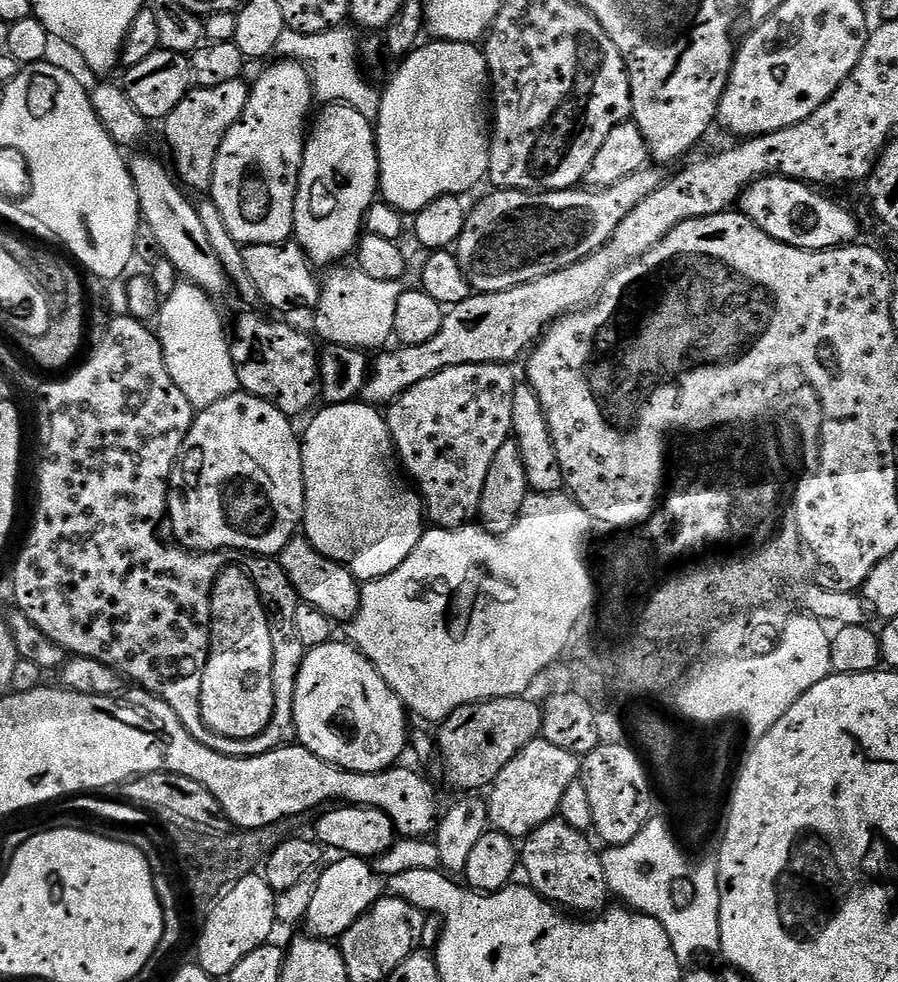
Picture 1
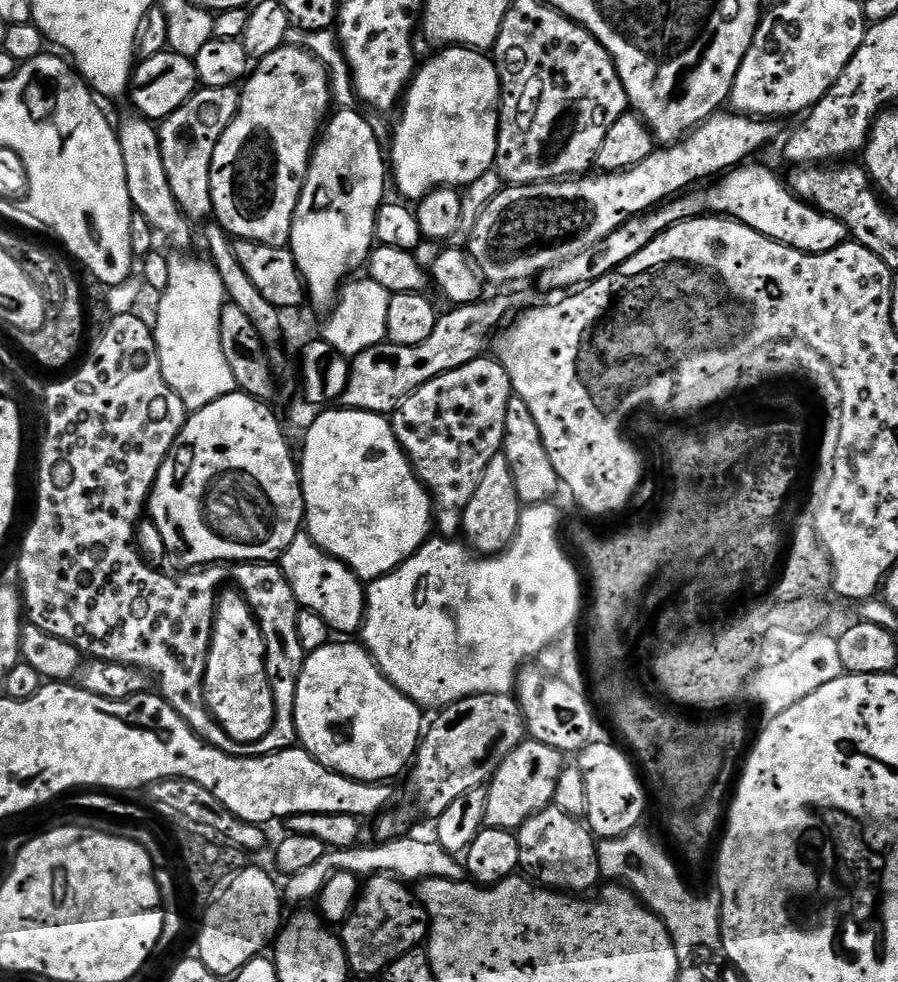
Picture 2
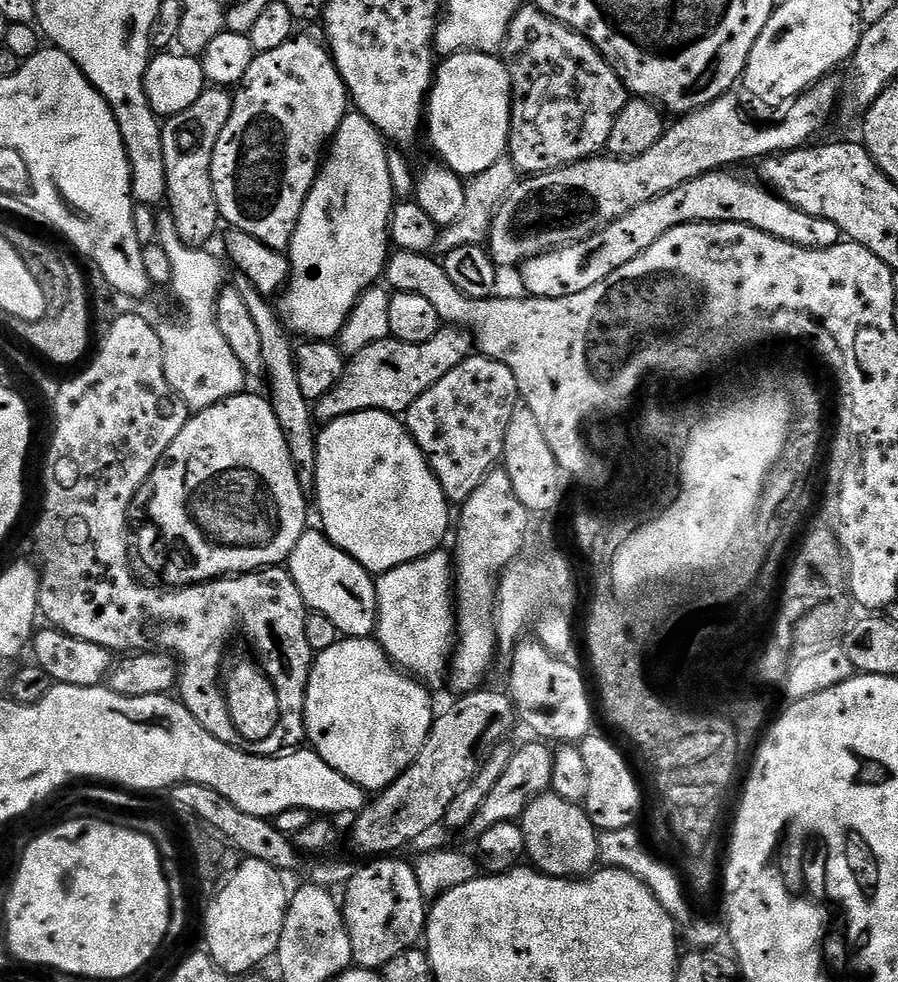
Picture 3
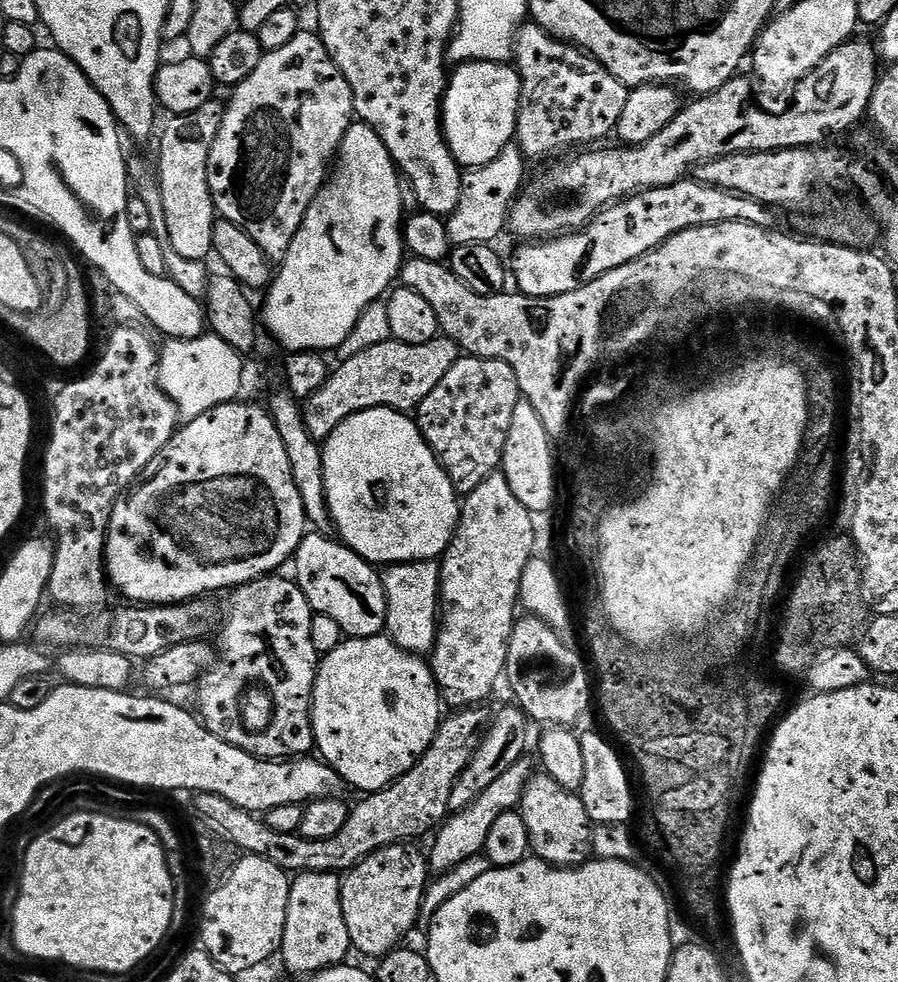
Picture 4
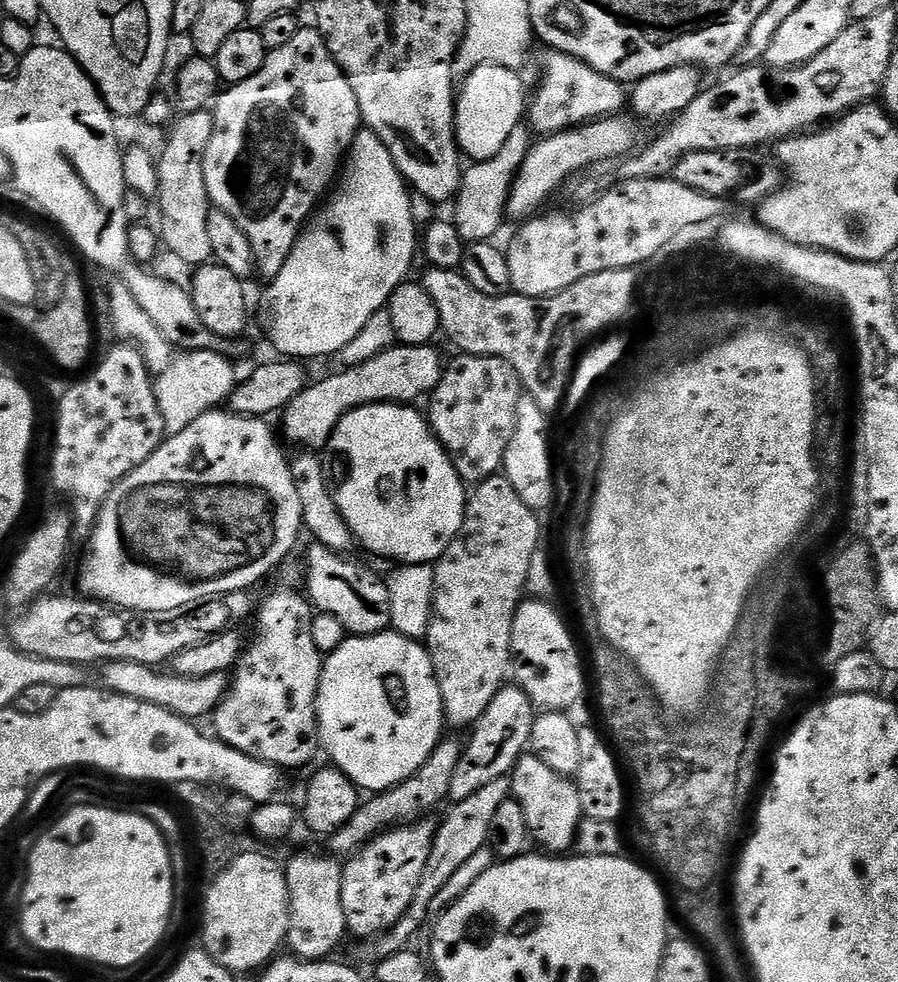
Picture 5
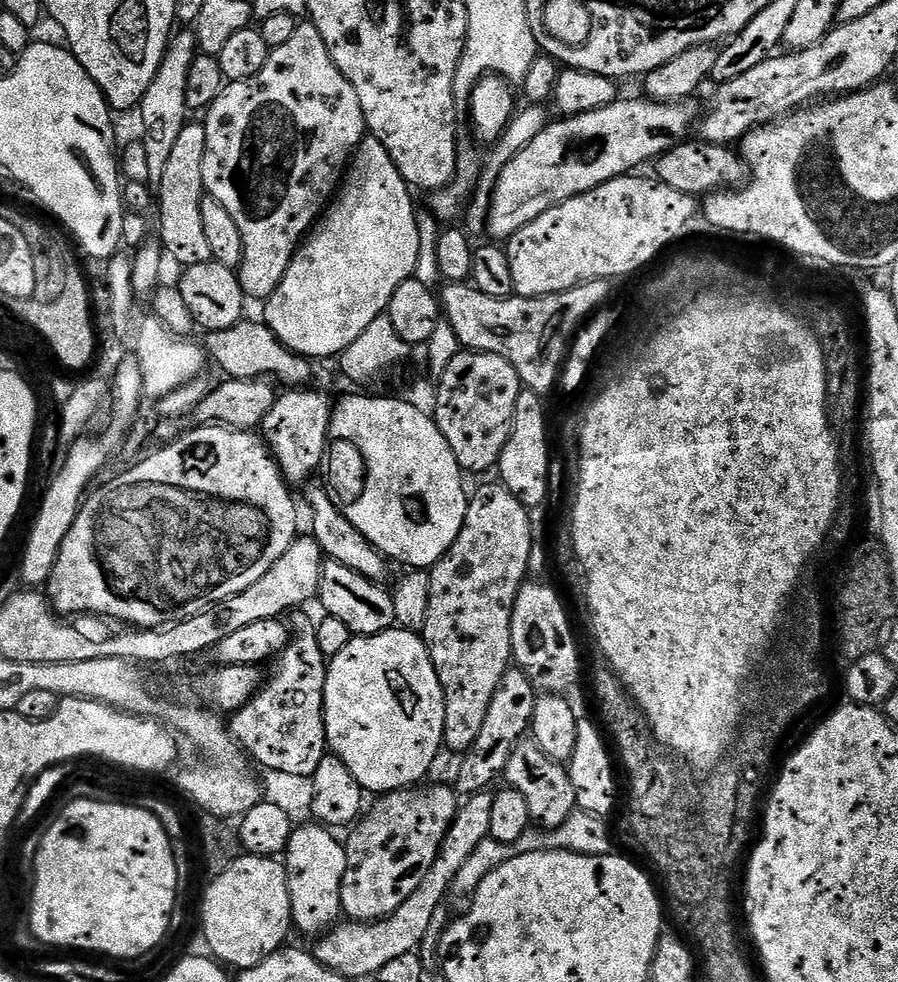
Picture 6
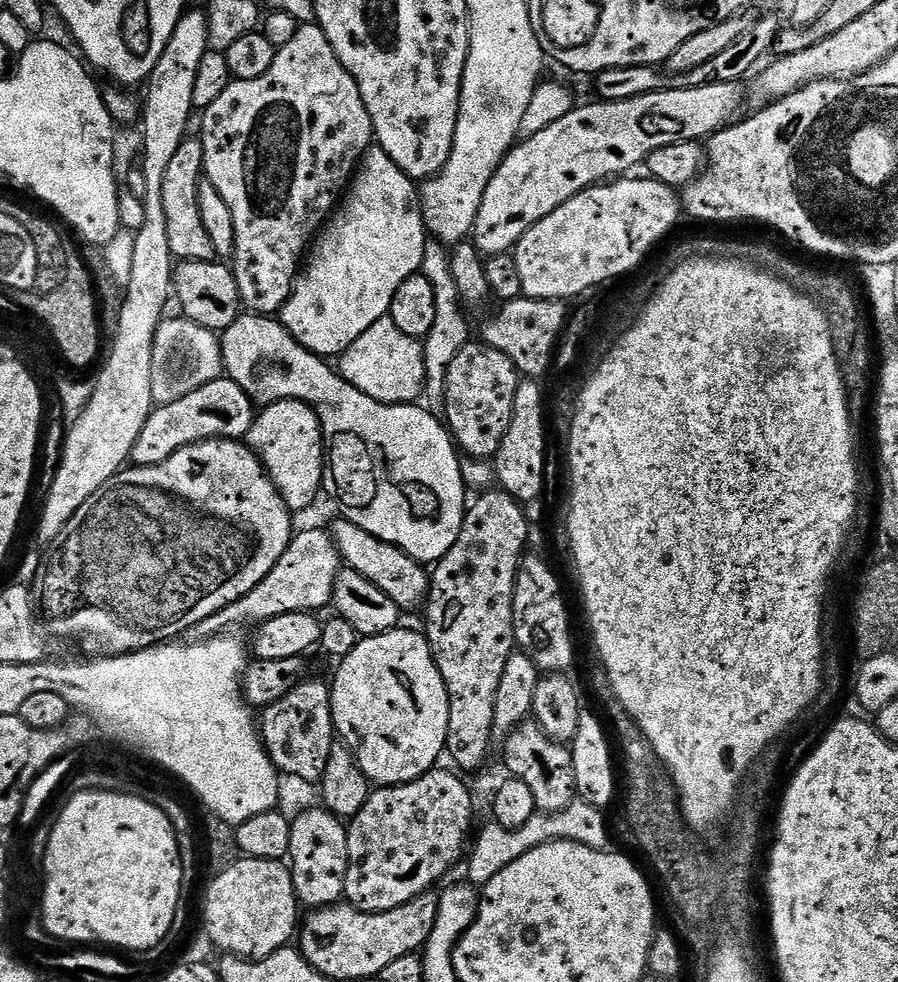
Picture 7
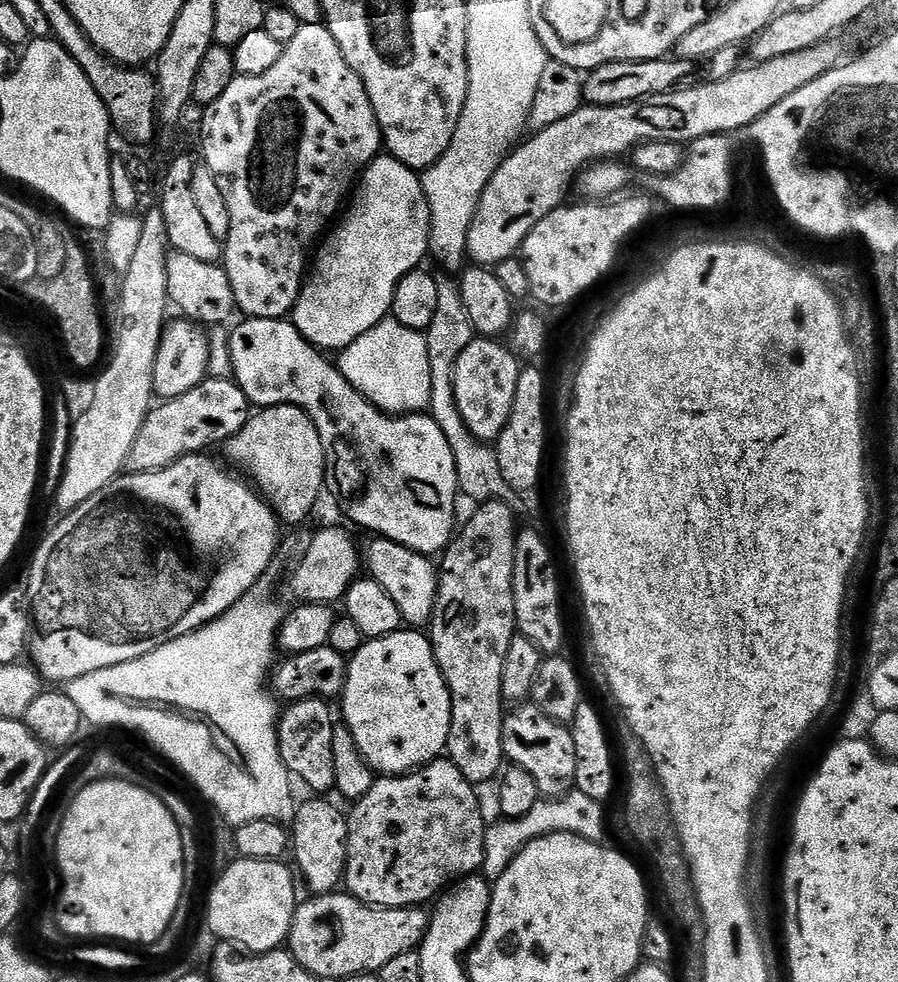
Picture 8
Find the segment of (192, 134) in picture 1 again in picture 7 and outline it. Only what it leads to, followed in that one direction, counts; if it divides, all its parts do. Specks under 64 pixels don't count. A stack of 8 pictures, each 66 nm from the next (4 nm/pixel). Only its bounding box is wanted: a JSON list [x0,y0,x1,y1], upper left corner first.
[162,138,216,261]

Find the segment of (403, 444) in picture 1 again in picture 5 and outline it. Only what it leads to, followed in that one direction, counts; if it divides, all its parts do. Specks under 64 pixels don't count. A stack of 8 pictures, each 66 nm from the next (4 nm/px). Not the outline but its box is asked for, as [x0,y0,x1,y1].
[426,355,522,486]

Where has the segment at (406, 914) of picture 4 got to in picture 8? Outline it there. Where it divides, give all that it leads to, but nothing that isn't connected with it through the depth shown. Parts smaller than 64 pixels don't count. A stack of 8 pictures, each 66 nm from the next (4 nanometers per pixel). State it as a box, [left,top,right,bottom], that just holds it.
[343,758,484,908]

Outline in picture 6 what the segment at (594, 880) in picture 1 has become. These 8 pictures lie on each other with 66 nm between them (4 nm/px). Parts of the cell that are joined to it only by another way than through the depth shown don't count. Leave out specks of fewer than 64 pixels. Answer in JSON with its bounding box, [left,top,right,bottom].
[503,738,577,829]

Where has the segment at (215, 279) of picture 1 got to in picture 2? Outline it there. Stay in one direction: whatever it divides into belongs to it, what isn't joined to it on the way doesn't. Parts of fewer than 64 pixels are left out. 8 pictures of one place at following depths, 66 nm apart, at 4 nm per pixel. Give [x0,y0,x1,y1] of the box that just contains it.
[118,114,193,250]

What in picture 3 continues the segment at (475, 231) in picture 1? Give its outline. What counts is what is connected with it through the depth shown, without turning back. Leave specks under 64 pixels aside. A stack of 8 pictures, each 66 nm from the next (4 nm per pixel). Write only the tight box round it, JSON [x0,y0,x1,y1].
[486,74,842,269]

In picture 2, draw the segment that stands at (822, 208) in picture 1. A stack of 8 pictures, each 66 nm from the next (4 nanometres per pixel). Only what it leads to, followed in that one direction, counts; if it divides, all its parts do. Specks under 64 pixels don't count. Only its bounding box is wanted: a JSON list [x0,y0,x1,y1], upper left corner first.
[538,162,849,293]

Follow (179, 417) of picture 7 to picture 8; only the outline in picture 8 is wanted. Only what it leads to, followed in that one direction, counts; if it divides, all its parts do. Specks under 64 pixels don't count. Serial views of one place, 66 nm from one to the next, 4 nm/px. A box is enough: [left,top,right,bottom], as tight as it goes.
[126,378,250,472]

